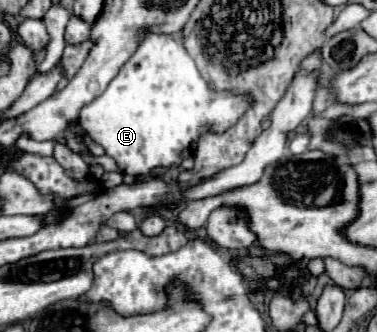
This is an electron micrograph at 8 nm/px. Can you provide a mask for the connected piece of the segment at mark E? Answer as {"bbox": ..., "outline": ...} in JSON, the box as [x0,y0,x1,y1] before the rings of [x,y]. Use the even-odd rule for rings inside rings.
{"bbox":[79,34,249,176],"outline":[[[149,34],[103,96],[81,110],[79,126],[103,146],[123,174],[147,176],[157,166],[179,166],[203,128],[225,132],[243,116],[249,104],[249,98],[209,88],[185,46],[173,36]]]}

